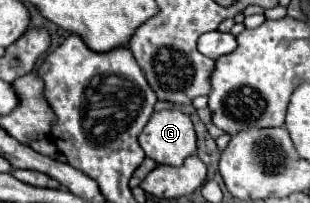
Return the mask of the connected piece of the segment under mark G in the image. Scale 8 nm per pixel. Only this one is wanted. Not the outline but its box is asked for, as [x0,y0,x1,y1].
[138,109,196,165]

